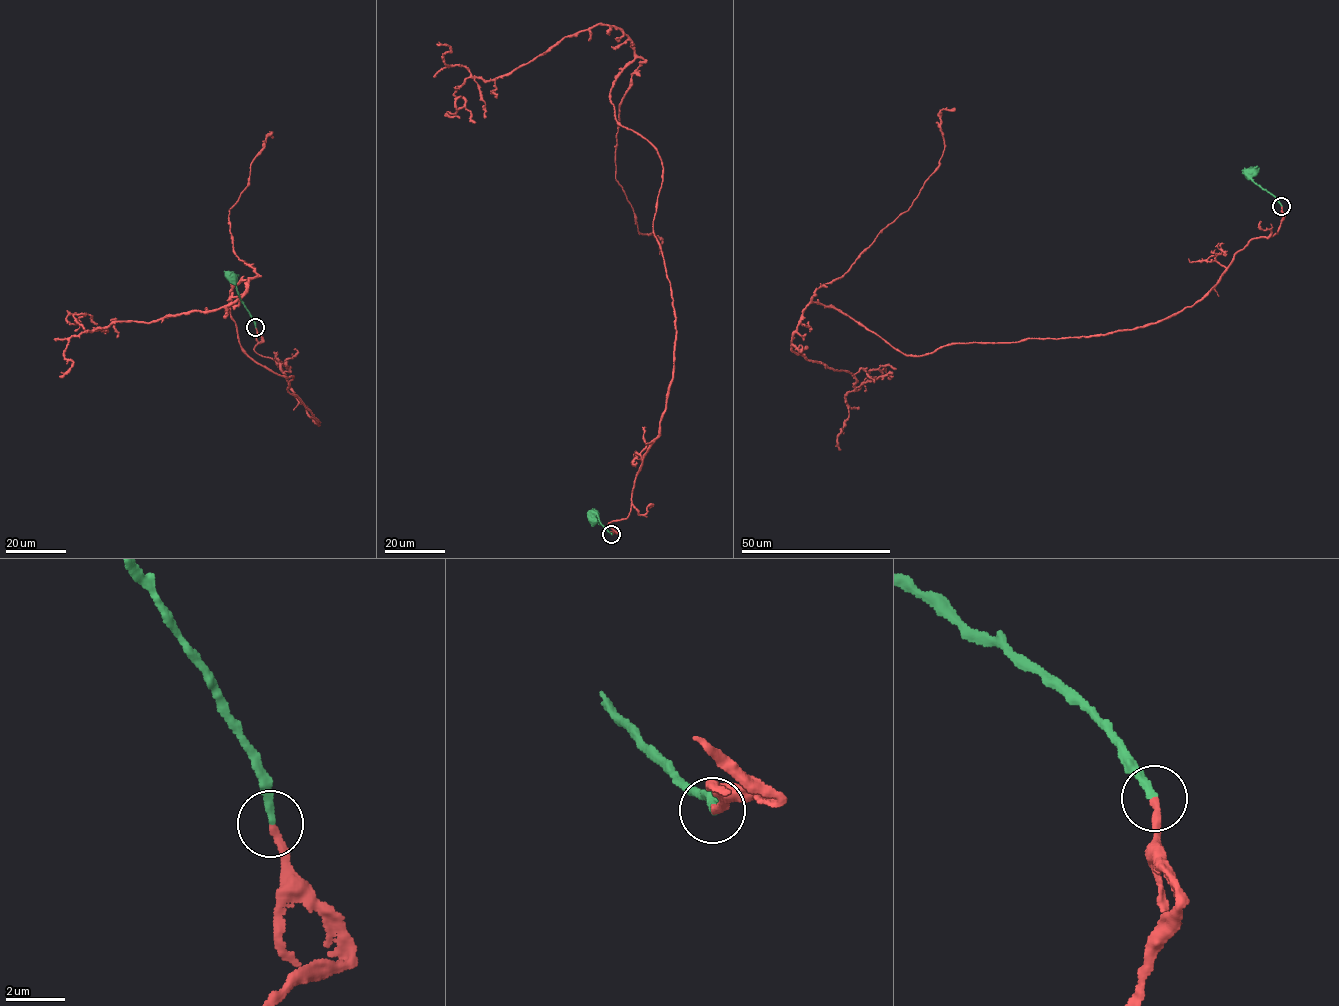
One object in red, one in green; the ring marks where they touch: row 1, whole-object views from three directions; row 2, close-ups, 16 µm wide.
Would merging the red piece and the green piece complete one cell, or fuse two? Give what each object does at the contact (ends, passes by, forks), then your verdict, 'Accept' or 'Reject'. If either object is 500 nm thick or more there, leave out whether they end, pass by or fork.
At the ring red ends. At the ring green ends. Accept

